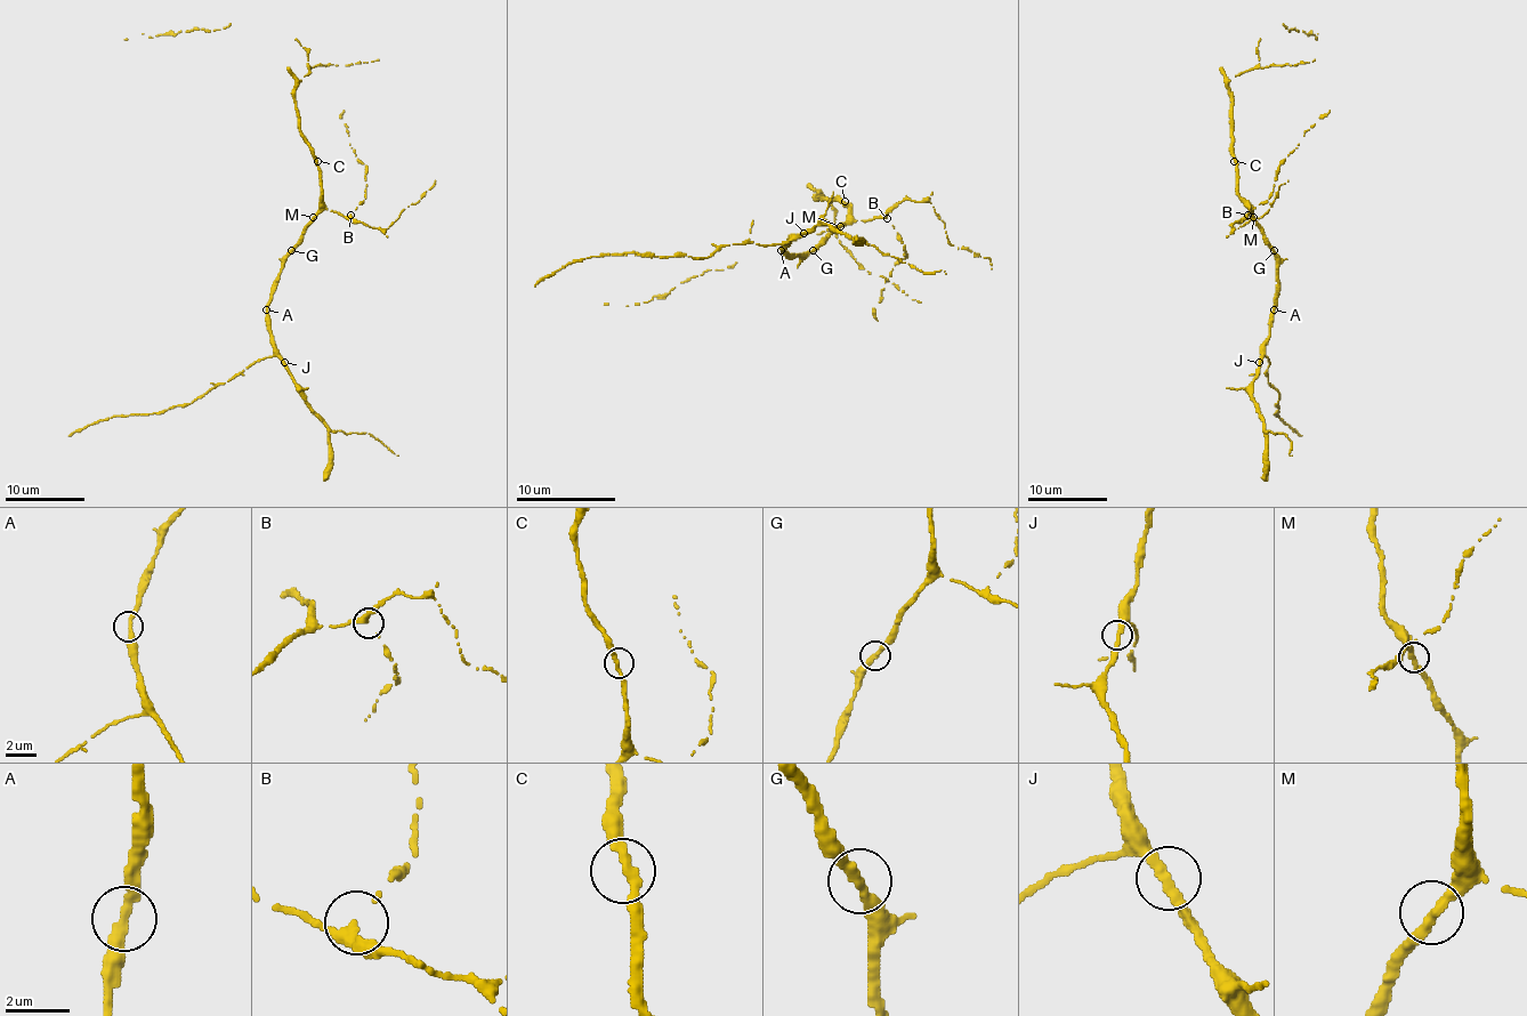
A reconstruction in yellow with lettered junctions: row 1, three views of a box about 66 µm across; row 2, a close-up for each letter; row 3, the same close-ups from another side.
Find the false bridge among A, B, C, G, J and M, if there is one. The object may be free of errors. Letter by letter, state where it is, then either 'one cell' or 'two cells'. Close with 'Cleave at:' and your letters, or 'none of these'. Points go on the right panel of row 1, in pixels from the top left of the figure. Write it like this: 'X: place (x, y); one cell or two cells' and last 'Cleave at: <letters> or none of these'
A: place (1274, 309); one cell
B: place (1247, 215); one cell
C: place (1234, 161); one cell
G: place (1274, 250); one cell
J: place (1259, 362); one cell
M: place (1253, 217); one cell
Cleave at: none of these

